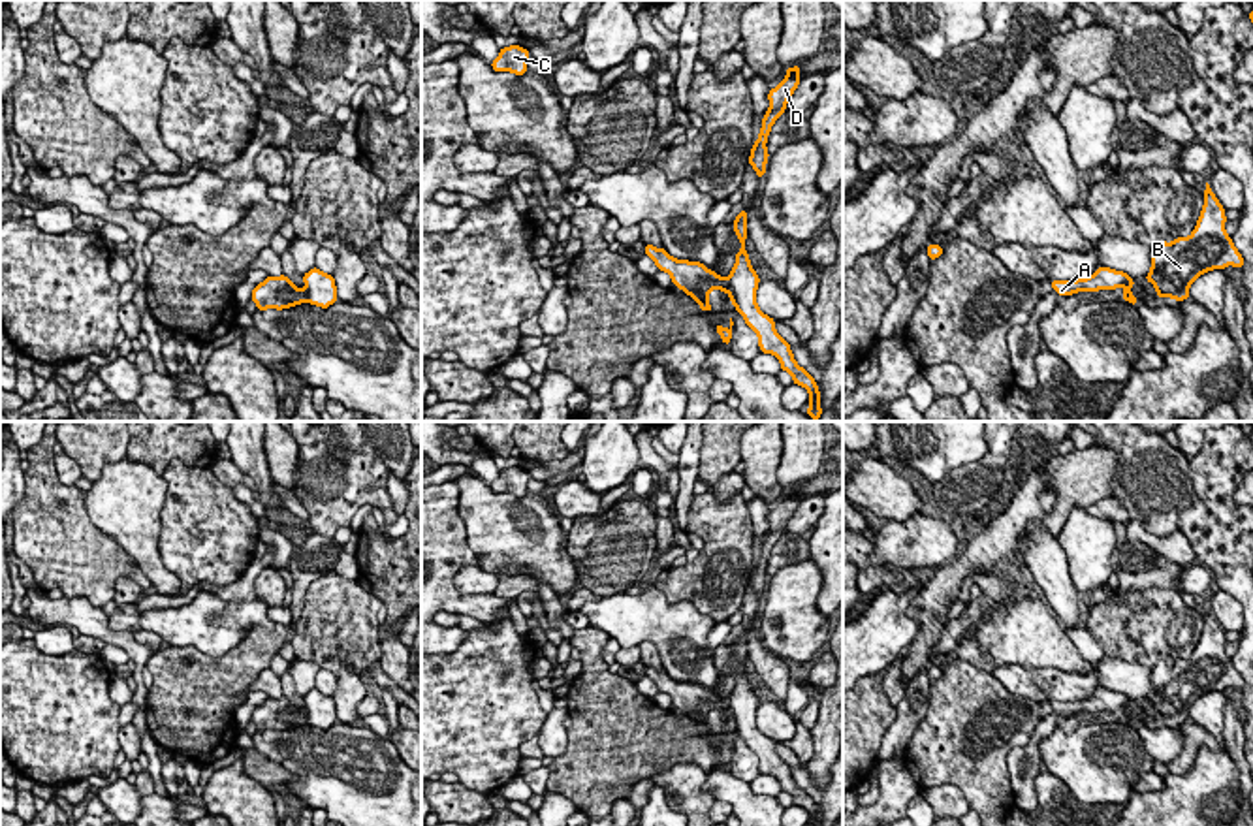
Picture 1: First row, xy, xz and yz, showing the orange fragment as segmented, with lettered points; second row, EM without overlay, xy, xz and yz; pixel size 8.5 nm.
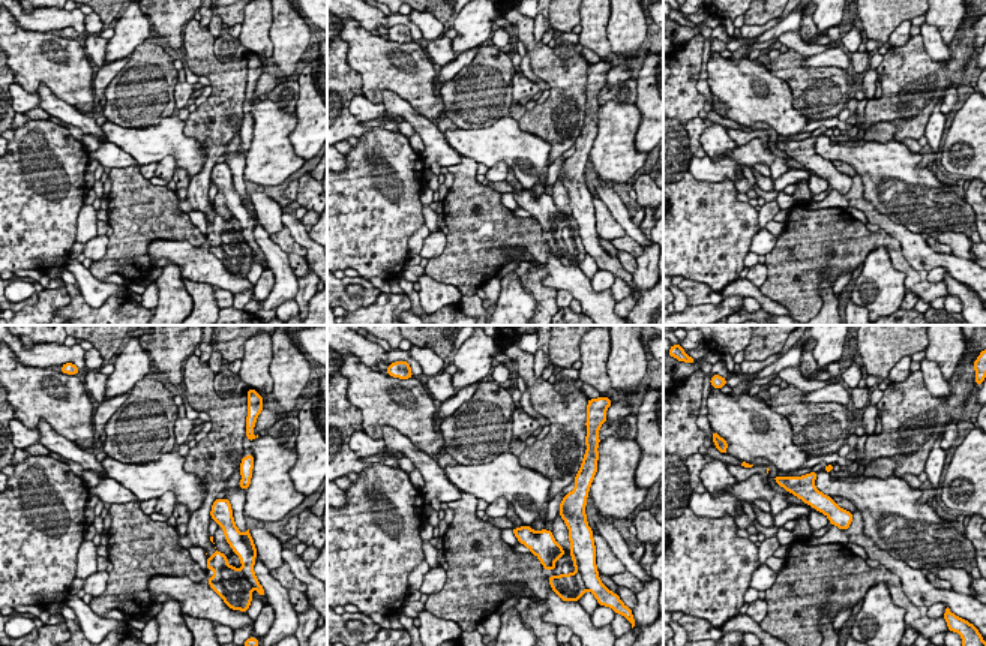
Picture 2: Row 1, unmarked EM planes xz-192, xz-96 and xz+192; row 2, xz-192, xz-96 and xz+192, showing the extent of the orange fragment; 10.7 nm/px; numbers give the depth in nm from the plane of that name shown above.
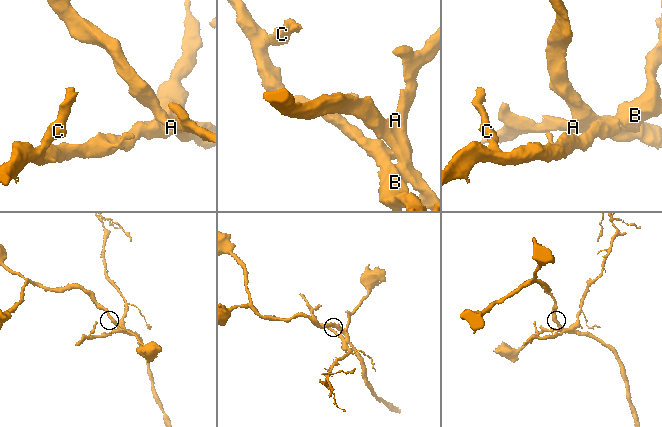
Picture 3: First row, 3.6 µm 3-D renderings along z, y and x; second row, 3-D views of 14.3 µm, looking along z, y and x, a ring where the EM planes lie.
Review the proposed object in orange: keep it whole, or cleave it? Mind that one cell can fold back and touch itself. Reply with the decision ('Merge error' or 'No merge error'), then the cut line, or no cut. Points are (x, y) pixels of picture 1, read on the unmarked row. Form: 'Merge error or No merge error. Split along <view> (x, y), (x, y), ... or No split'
Merge error. Split along xz (725, 700), (729, 714)

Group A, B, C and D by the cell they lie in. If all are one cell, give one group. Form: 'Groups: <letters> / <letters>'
Groups: A D / B C

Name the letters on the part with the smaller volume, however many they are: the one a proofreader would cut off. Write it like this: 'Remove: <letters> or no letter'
Remove: B, C

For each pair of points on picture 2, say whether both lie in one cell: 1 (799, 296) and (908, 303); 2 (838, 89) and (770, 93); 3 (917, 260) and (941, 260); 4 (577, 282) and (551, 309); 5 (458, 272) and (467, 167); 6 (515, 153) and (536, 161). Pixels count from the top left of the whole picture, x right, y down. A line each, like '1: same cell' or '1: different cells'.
1: different cells
2: different cells
3: same cell
4: different cells
5: same cell
6: same cell

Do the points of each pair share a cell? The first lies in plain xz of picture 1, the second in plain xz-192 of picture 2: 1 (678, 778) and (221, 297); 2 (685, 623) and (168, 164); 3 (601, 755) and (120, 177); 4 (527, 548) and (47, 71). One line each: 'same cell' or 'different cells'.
1: different cells
2: different cells
3: same cell
4: same cell

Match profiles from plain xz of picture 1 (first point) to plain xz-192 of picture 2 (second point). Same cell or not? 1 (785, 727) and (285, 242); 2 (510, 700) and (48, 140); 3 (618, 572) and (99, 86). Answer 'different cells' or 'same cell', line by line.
1: different cells
2: same cell
3: different cells

